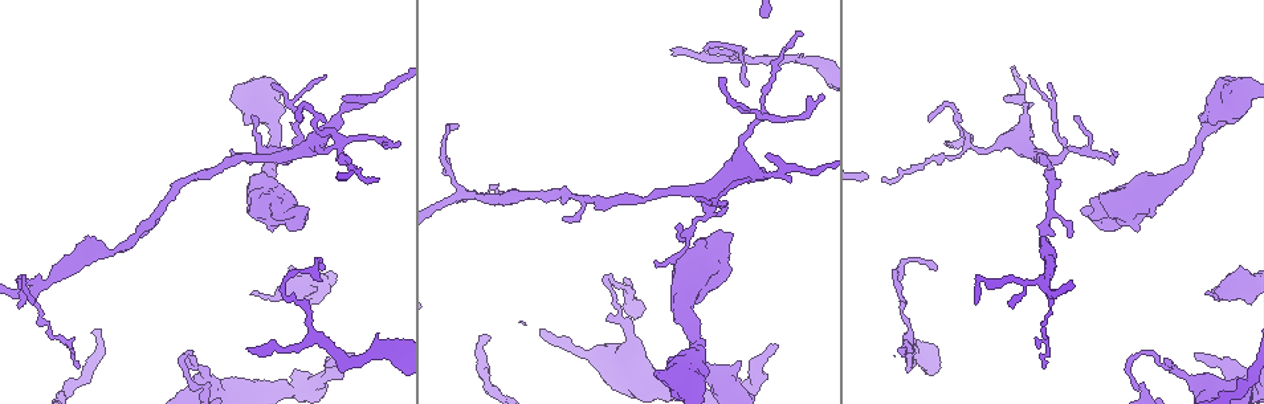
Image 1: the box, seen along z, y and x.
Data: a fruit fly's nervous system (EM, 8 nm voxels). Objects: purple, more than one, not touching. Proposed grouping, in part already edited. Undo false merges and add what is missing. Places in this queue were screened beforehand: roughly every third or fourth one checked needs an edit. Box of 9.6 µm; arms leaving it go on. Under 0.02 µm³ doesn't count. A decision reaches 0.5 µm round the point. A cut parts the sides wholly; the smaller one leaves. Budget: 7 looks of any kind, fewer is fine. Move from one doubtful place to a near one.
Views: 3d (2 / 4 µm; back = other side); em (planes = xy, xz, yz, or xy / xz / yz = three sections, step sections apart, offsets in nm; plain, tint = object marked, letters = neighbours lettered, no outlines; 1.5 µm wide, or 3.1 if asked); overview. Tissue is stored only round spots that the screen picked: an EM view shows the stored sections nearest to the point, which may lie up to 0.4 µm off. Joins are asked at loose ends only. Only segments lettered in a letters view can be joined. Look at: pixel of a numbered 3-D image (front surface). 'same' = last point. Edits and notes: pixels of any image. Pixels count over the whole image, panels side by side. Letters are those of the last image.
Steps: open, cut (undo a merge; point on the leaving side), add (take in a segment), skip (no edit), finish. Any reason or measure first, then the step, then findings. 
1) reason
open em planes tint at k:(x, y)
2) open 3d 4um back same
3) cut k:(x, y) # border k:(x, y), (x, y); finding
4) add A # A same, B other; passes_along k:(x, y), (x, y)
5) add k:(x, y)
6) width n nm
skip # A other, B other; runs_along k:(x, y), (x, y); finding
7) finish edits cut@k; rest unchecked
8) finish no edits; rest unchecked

tapers out
open em planes letters at 1:(1207, 293)

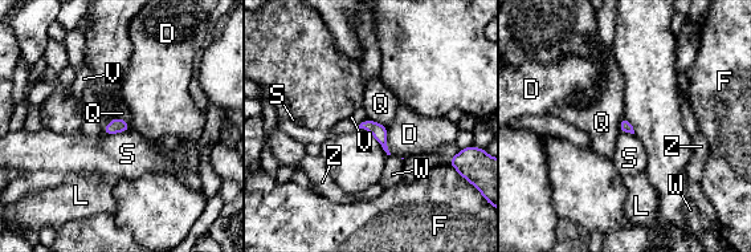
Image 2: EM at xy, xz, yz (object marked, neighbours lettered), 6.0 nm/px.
skip # D other, F other, L other, Q other, S other, V other, W other, Z other; border 2:(127, 130), (105, 135); none of them fits

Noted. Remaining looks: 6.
calibre changes
open 3d 4um at 1:(626, 323)

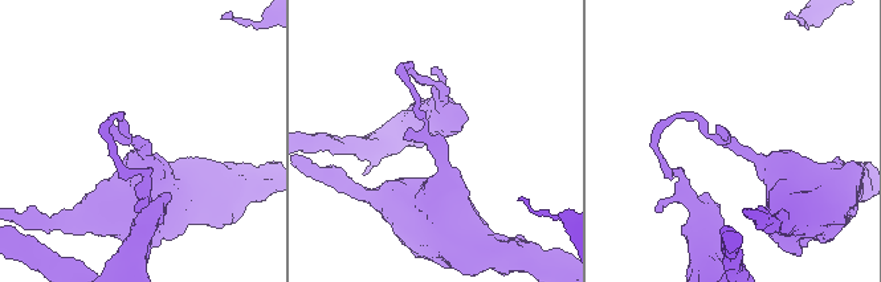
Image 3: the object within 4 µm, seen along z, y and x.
now the EM
open em xz step 4 letters at 3:(731, 143)

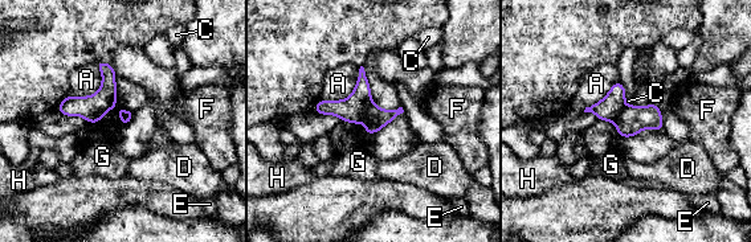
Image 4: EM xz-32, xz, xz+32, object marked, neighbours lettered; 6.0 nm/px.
width 80 nm
cut 4:(352, 109) # A other, C other, D other, E other, F other, G other, H other; border 4:(371, 102), (363, 119); a second neuron is stuck on

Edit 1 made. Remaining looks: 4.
thin neck
open 3d 2um at 1:(767, 174)

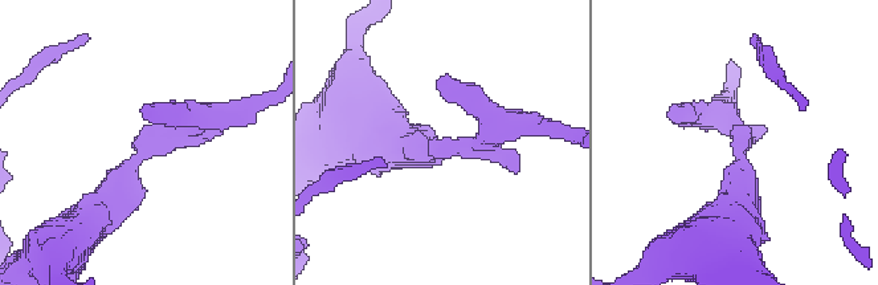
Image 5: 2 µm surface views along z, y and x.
now the EM
open em planes tint at 5:(436, 147)

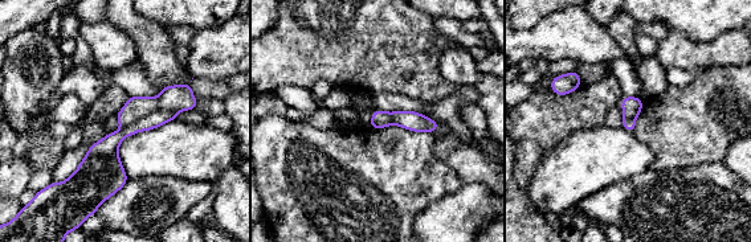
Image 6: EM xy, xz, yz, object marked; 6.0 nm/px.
see the neighbours
open em planes letters same

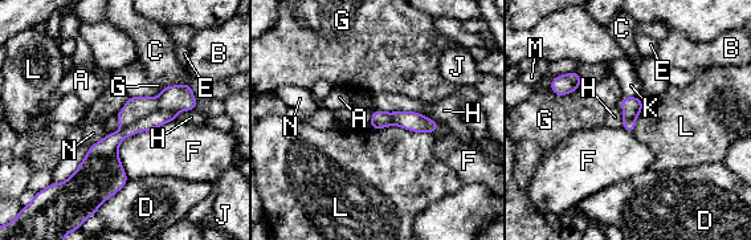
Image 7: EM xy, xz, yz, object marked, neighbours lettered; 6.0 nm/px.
width 110 nm
cut 7:(172, 98) # A other, B other, C other, D other, E other, F other, G other, H other, J other, K other, L other, M other, N other; part_leaving 7:(187, 88), (176, 98), (119, 117); a second neuron is stuck on

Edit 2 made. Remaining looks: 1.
finish edits cut@4, cut@7; rest unchecked

